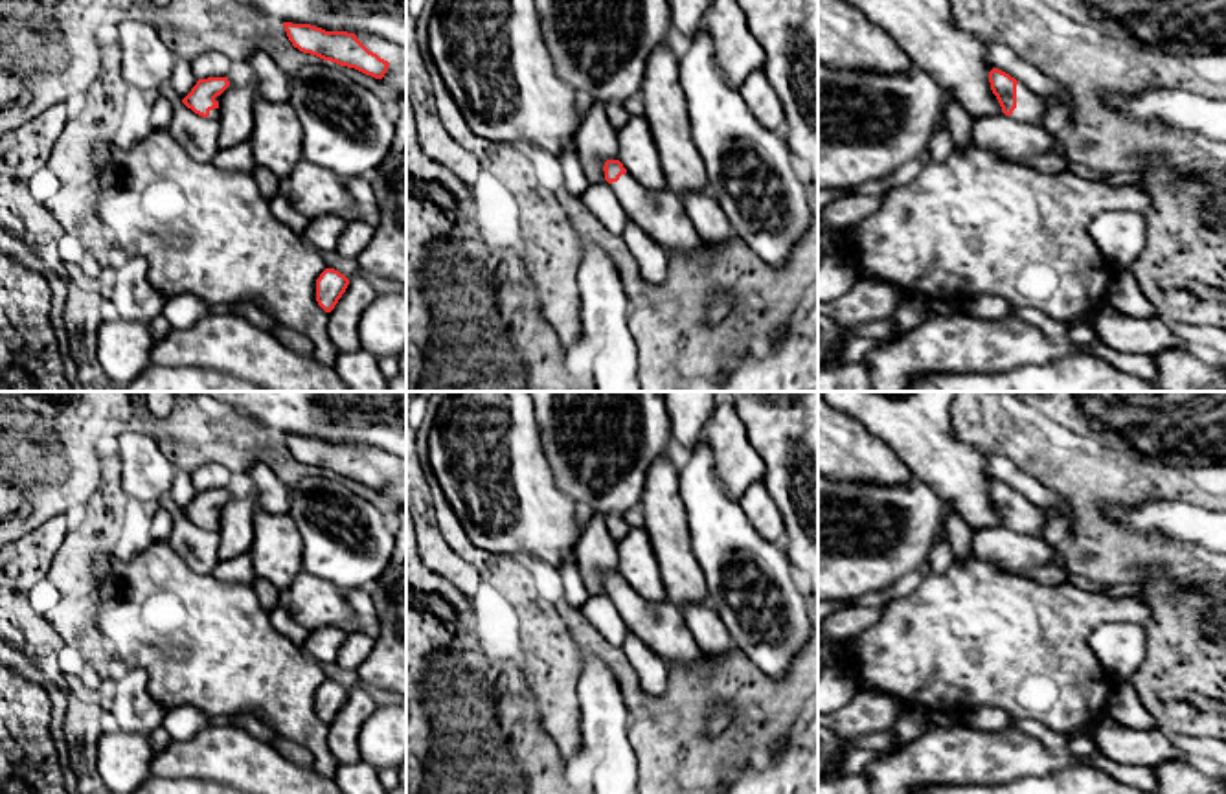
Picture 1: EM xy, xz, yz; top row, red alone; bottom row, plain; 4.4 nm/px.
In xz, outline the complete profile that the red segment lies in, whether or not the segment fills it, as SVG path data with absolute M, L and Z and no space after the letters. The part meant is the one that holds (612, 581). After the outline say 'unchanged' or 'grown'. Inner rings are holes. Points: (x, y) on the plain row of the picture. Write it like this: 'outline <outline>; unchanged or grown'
outline M607 572L603 583L629 632L656 651L667 665L693 665L702 660L704 652L698 649L680 607L667 599L662 603L645 601L619 572Z; grown

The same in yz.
outline M998 480L989 483L989 494L1005 527L1040 539L1044 527L1040 507Z; grown

